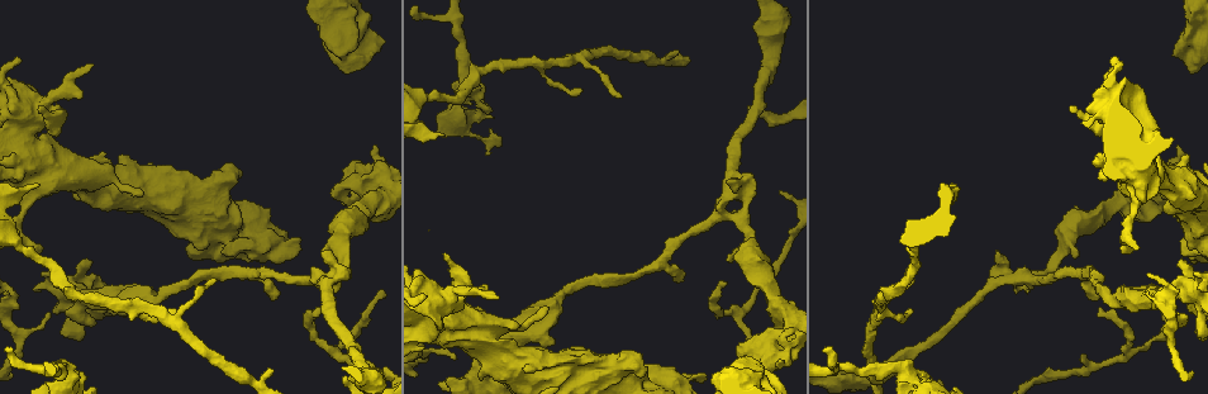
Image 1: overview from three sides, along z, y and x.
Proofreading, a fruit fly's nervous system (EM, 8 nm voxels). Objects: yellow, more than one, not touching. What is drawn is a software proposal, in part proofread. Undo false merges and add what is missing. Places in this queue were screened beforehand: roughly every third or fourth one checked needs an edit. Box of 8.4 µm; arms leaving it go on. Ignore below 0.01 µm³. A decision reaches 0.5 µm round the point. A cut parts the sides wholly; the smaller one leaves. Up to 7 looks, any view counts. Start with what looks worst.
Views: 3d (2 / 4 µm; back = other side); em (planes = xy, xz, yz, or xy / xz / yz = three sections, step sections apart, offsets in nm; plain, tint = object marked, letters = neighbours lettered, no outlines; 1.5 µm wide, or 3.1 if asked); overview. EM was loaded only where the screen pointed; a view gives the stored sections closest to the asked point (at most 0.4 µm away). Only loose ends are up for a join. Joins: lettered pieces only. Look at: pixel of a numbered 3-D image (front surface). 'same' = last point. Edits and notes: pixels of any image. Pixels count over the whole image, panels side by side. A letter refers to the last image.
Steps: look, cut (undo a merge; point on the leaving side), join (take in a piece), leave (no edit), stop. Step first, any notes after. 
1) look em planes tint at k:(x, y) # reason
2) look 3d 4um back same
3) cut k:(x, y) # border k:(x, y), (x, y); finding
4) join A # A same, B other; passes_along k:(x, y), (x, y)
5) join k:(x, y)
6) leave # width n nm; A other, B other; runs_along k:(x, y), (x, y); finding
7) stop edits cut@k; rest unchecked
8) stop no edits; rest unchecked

look em planes plain at 1:(554, 343)

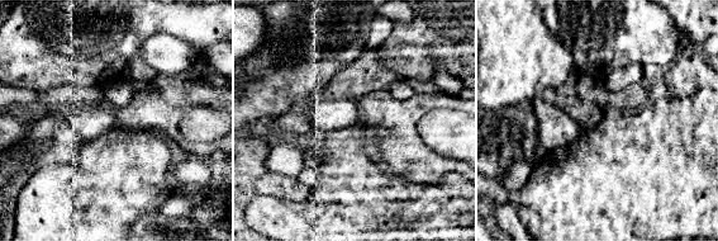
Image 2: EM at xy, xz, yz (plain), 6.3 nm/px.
look em planes letters same # what lies round it

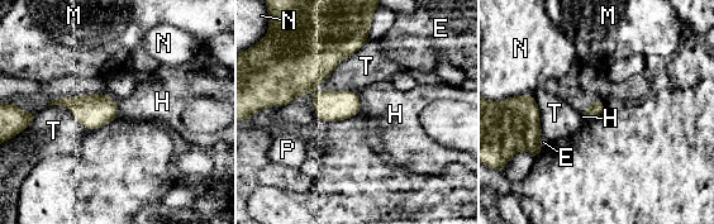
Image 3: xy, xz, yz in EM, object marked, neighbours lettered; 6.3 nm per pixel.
leave # longest_contact T 700 nm; E other, H other, M other, N other, P other, T other; none of them fits

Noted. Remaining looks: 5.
look em planes tint at 1:(234, 256) # free end

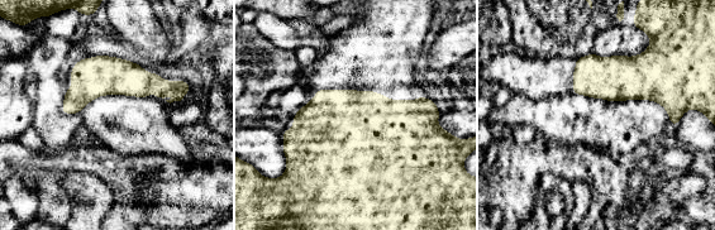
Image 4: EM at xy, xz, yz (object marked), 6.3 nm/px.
look em planes letters same # what lies round it

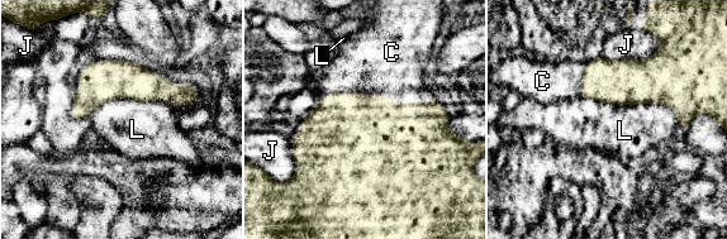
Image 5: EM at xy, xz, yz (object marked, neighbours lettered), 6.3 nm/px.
join C # C same, J other, L other; the cell continues

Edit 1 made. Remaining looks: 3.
look em planes letters at 1:(273, 298) # free end

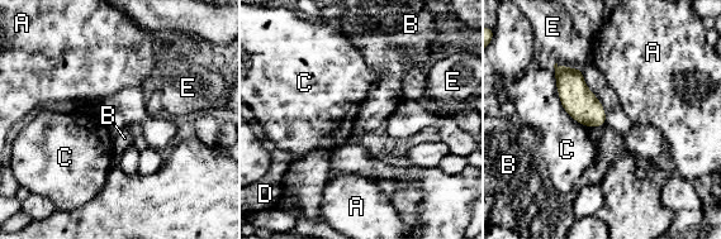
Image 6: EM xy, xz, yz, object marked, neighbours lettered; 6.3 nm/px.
leave # width 200 nm; A other, B other, C other, D other, E other; border 6:(553, 65), (560, 105), (589, 127); none of them fits

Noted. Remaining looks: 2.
stop edits join@5; rest unchecked

